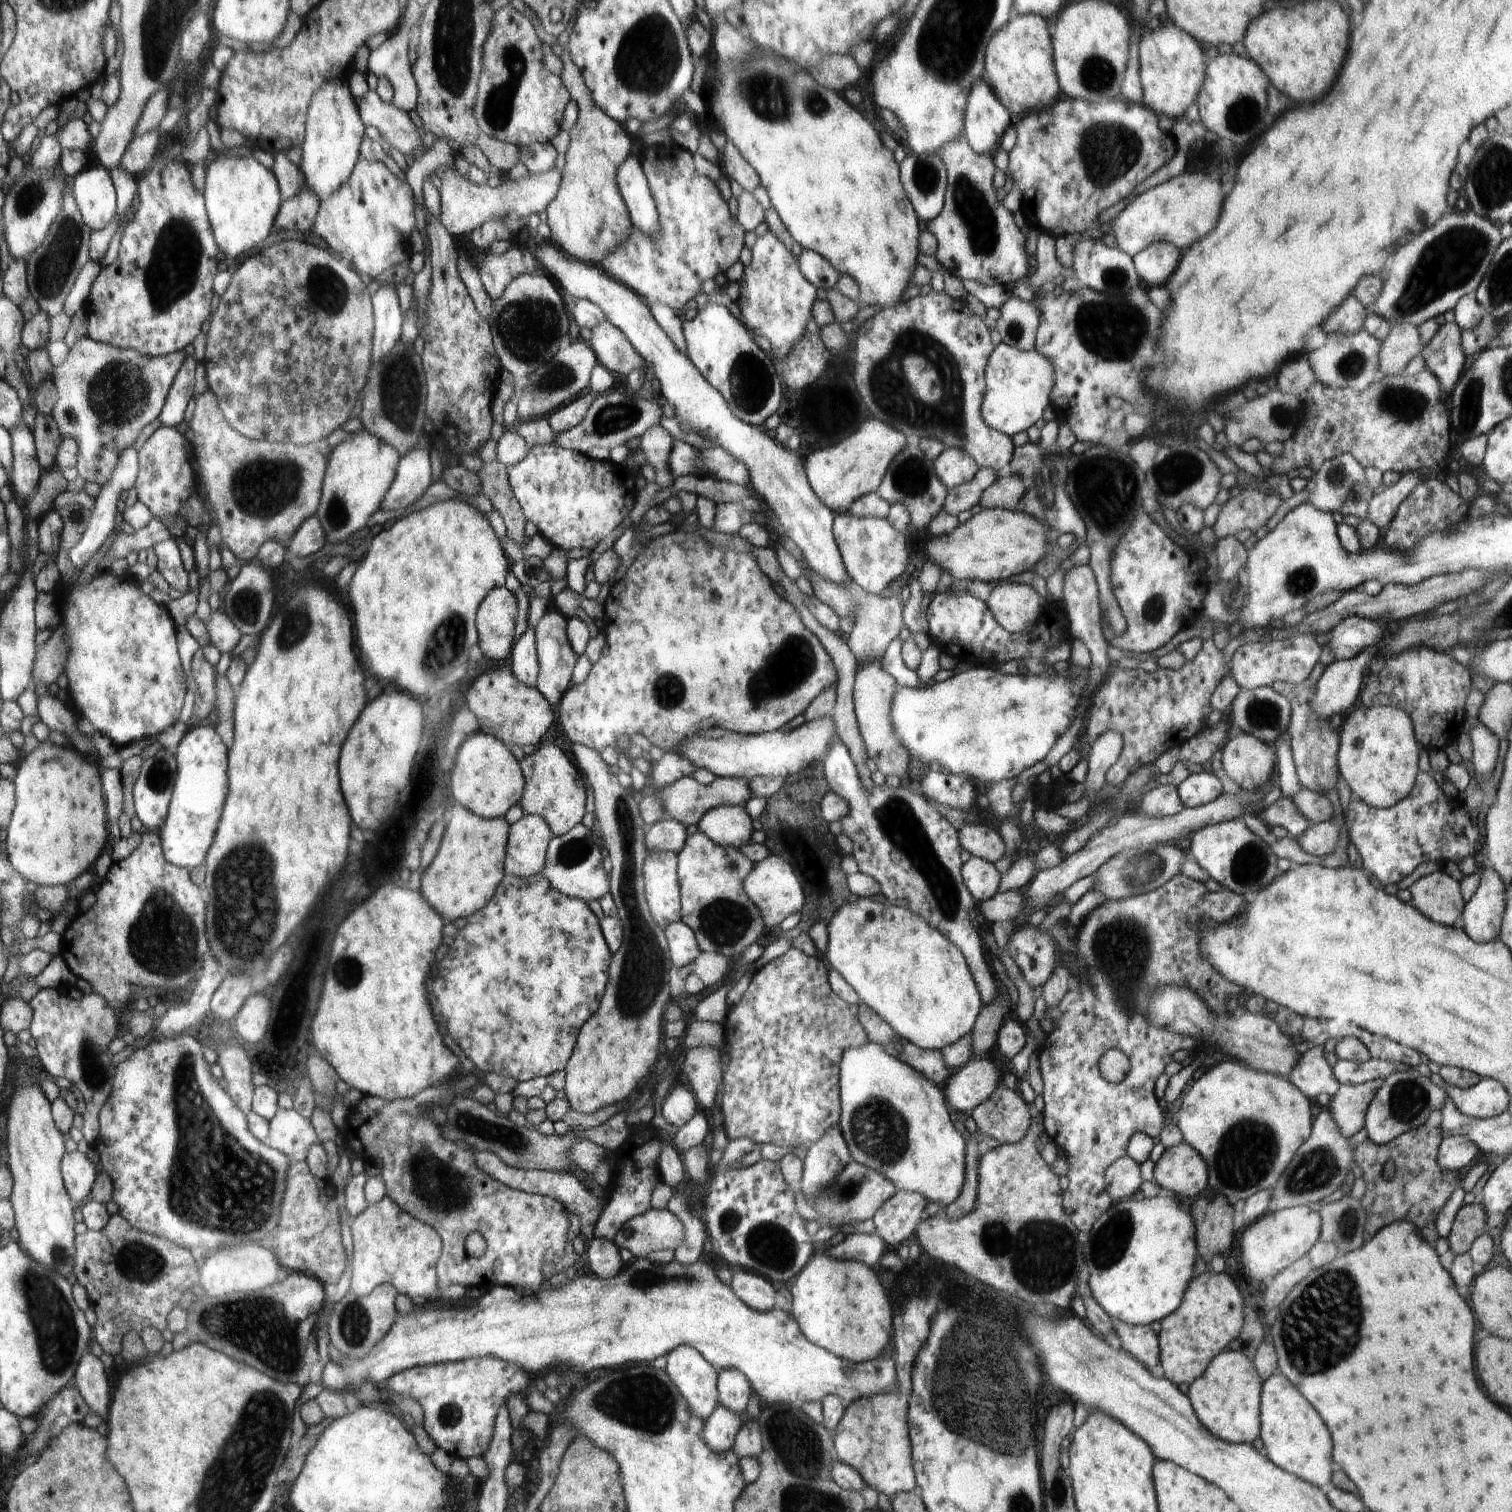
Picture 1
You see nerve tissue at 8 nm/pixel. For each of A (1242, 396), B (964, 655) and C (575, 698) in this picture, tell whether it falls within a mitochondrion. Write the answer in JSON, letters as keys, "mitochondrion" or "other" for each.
{"A":"other","B":"other","C":"other"}

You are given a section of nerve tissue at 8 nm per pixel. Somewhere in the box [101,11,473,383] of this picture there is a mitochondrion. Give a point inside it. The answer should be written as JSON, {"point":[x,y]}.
{"point":[177,256]}

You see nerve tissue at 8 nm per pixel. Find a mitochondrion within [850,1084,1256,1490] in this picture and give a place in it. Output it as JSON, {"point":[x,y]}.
{"point":[960,1400]}

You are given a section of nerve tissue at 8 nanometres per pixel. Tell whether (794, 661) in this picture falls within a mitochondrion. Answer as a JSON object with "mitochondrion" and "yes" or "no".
{"mitochondrion":"yes"}

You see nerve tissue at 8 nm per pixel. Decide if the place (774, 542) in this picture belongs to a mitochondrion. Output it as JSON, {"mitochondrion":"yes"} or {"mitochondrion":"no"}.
{"mitochondrion":"no"}

